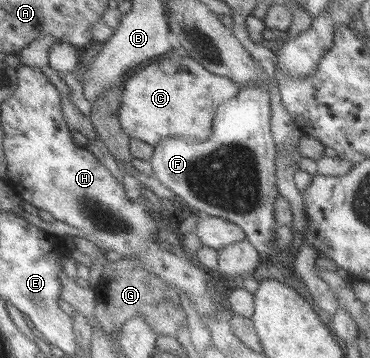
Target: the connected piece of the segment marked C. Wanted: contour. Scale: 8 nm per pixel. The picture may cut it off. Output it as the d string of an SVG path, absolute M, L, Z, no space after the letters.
M189 57L167 58L145 66L121 84L122 96L118 111L121 129L133 139L154 146L163 138L183 138L187 141L205 141L212 134L216 107L238 94L239 87L230 79L207 71Z

